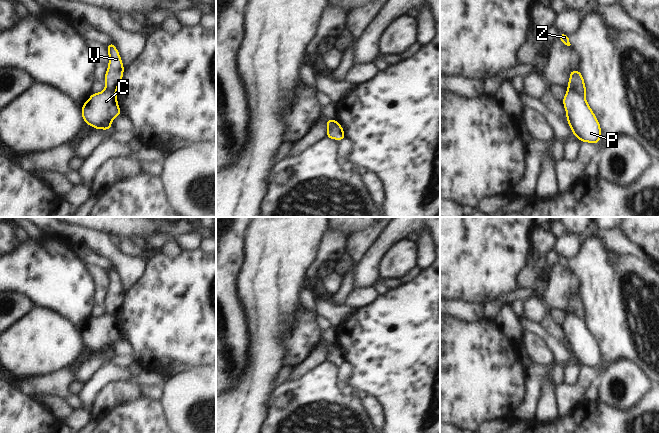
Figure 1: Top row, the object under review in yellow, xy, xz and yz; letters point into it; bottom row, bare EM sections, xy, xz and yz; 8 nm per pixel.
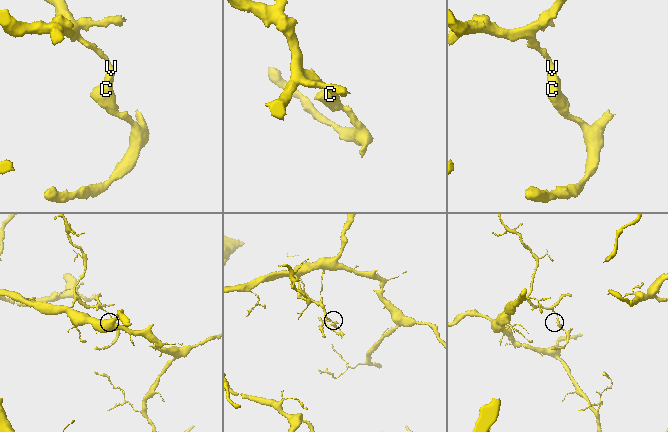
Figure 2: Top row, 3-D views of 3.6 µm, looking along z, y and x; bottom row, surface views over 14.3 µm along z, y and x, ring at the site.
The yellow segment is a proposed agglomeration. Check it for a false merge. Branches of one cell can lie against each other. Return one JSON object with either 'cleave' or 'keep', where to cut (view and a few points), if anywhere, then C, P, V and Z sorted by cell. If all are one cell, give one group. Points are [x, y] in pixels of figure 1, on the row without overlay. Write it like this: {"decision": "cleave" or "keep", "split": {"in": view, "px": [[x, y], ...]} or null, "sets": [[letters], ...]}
{"decision": "cleave", "split": {"in": "yz", "px": [[568, 314], [573, 314], [584, 320]]}, "sets": [["C", "P"], ["V", "Z"]]}

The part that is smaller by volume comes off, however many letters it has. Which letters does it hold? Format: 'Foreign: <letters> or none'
Foreign: C, P

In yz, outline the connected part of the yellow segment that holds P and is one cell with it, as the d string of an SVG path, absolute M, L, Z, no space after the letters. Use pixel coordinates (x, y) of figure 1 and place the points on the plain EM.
M567 315L562 327L574 361L581 366L597 369L601 362L601 351L585 320L574 315Z

